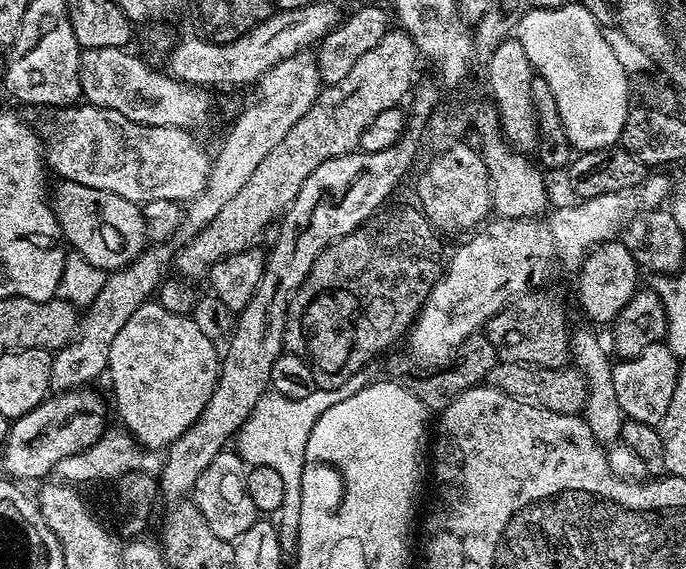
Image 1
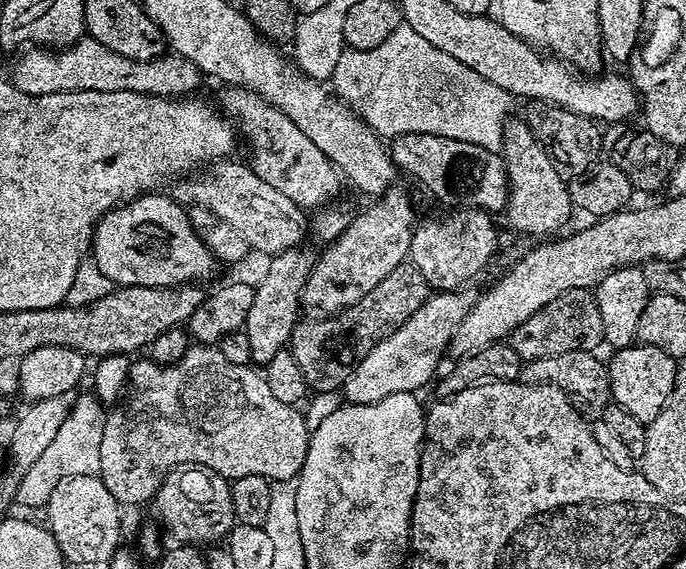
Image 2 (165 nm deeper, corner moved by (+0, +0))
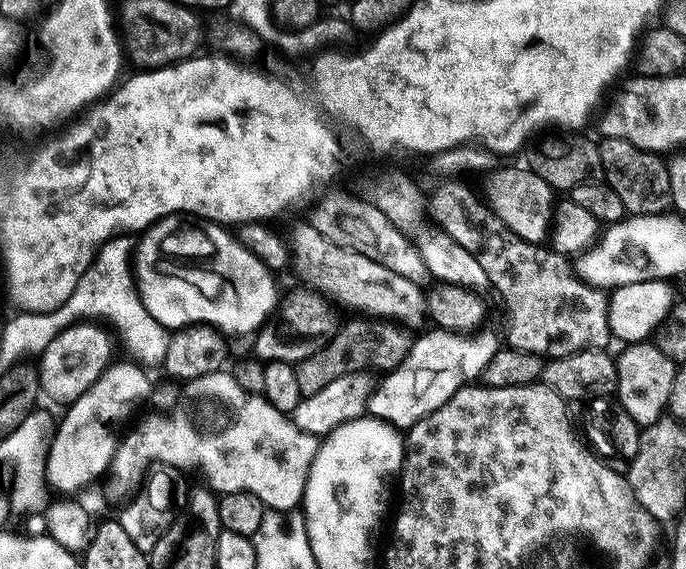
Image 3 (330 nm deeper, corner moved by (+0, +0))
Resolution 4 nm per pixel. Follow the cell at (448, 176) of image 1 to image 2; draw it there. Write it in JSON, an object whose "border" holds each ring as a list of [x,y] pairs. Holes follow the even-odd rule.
{"border":[[[461,207],[459,210],[452,210],[449,216],[441,220],[424,220],[415,225],[410,238],[410,250],[408,260],[411,267],[415,268],[417,276],[429,289],[441,292],[450,292],[463,289],[467,280],[472,280],[491,260],[496,252],[496,228],[492,225],[493,217],[481,208]]]}

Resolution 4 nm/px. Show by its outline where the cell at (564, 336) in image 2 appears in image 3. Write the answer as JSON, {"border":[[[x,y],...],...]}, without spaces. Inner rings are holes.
{"border":[[[540,250],[532,264],[516,276],[512,296],[502,301],[508,311],[507,347],[545,358],[569,356],[585,348],[607,349],[608,296],[576,275],[569,257]]]}

